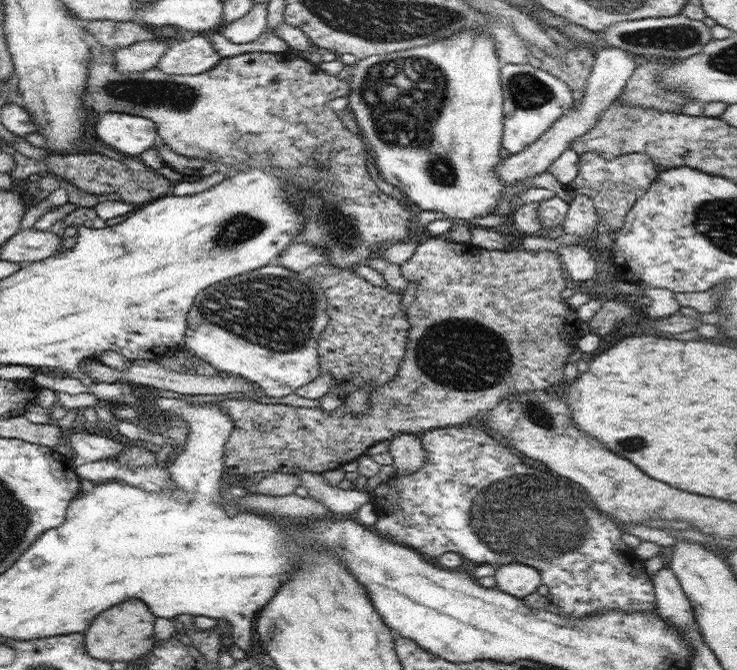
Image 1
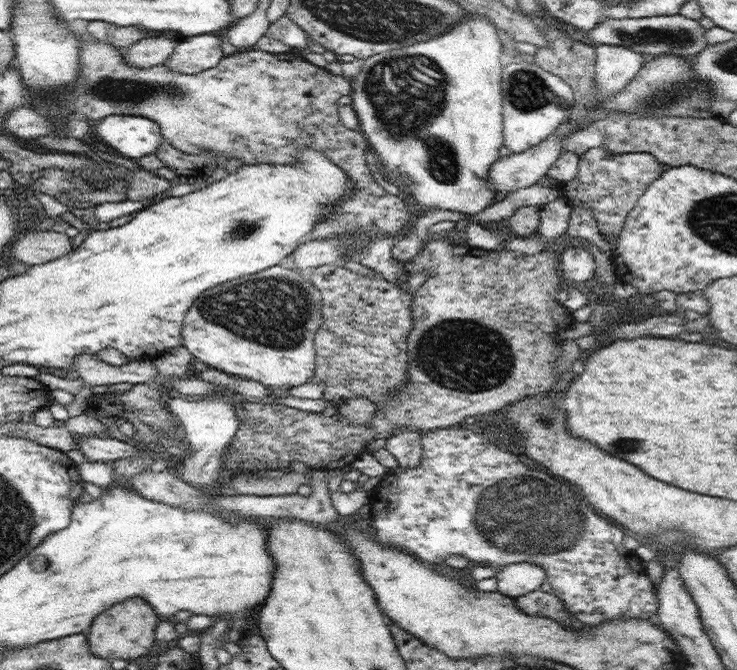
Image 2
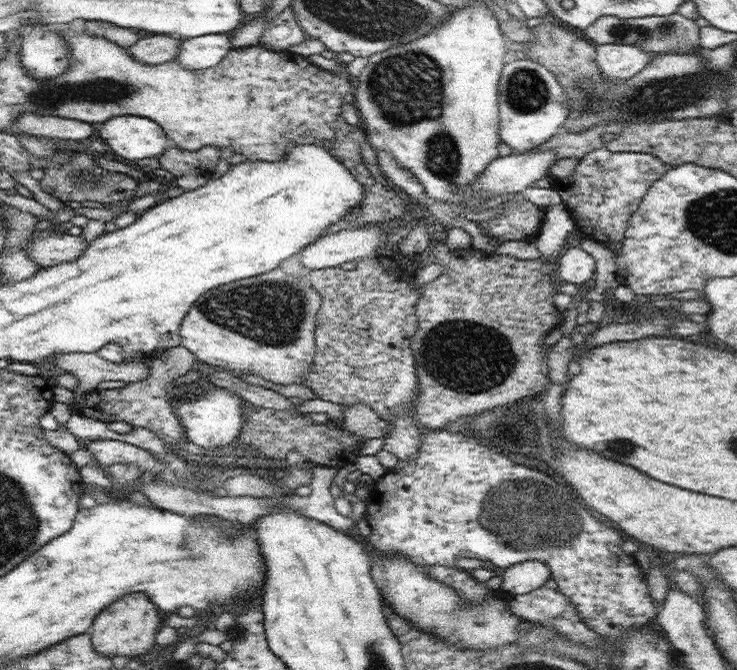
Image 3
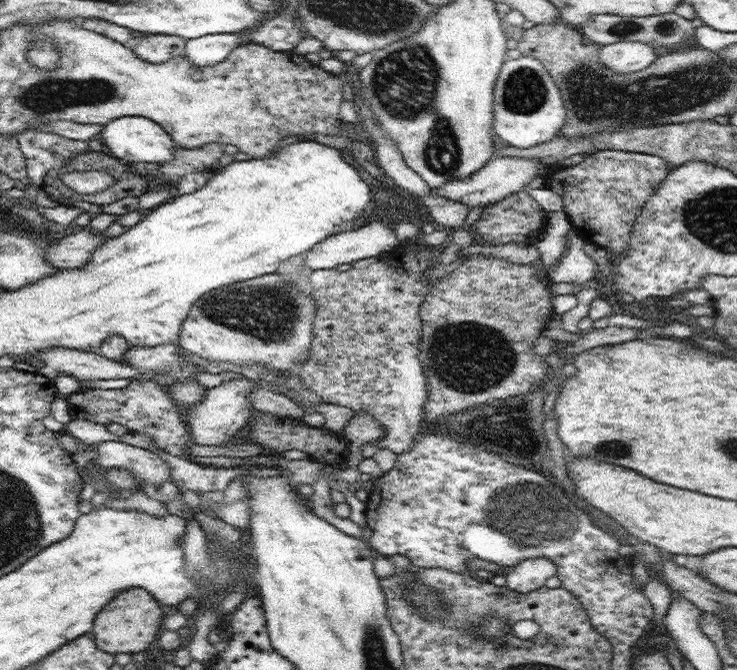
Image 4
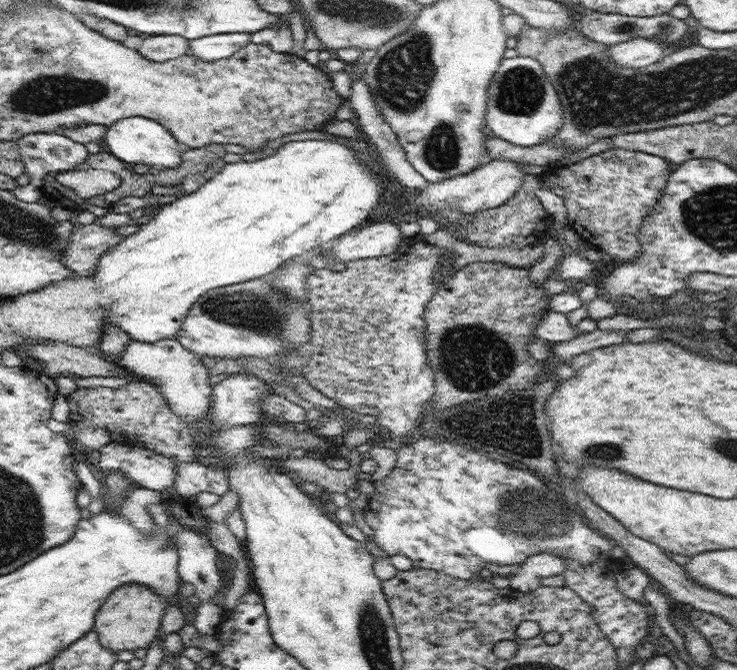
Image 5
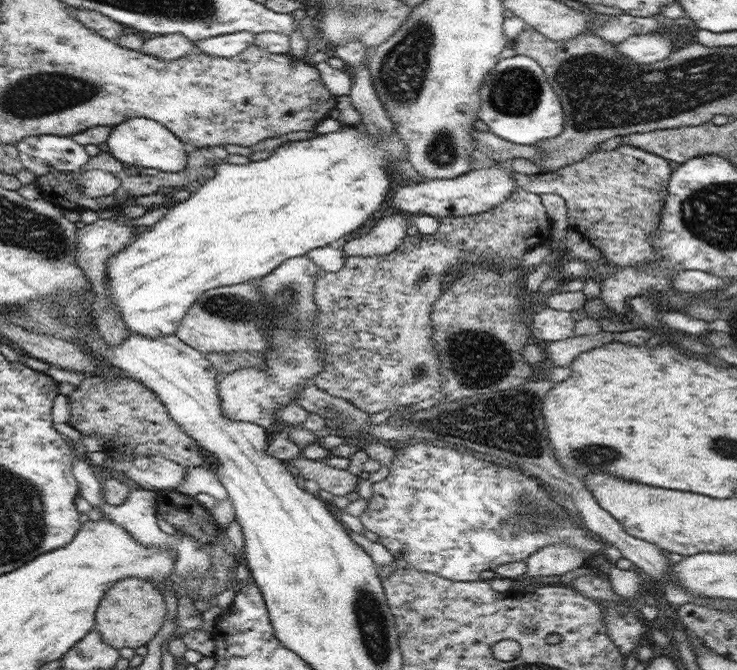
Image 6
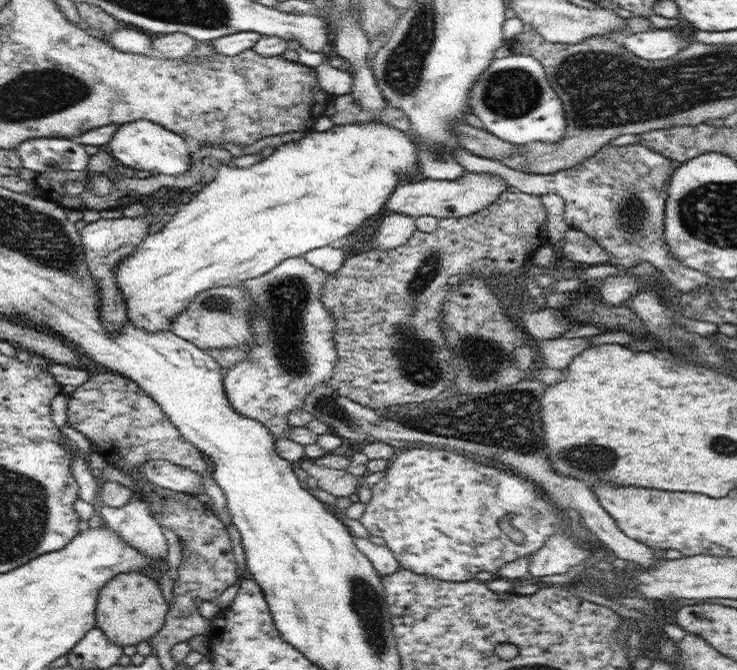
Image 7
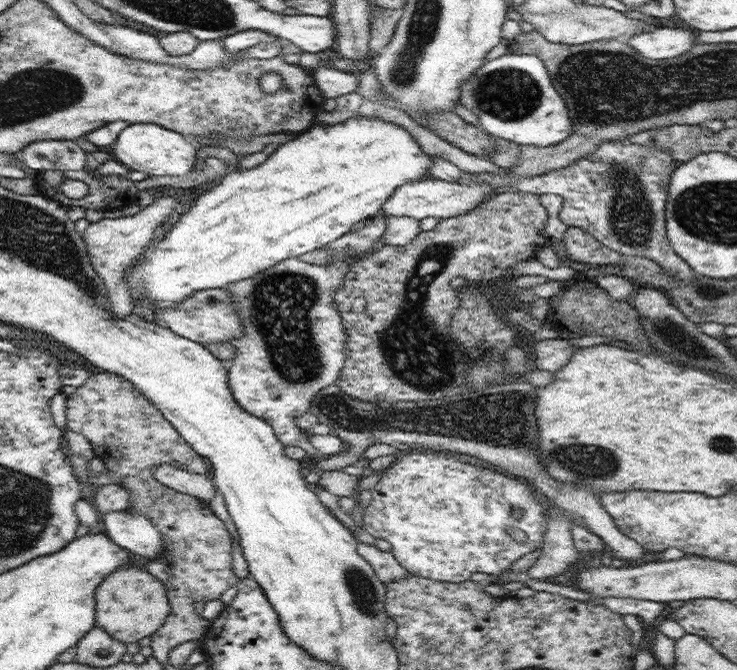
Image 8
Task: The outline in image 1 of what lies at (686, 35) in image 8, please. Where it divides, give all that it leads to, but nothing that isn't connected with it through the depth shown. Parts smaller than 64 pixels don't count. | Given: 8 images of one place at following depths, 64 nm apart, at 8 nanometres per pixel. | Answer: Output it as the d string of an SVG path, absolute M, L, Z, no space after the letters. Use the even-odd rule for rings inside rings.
M606 45L596 48L592 73L586 80L584 98L580 106L578 108L571 107L571 110L563 114L558 119L558 122L555 122L540 138L536 139L534 144L518 154L511 154L510 157L501 160L497 164L495 173L499 174L503 186L516 186L517 182L522 182L527 178L546 172L550 164L564 150L570 149L571 142L576 137L586 134L595 125L605 108L608 108L610 104L621 96L621 92L627 86L628 80L632 77L636 67L636 58L627 50L620 50L620 48Z

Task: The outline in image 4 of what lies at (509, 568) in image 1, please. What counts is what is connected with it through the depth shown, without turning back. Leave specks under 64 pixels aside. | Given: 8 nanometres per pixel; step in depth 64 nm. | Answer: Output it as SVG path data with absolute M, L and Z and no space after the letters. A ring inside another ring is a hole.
M532 558L520 562L512 571L505 574L510 590L526 594L544 586L547 578L557 573L556 564L548 558Z

